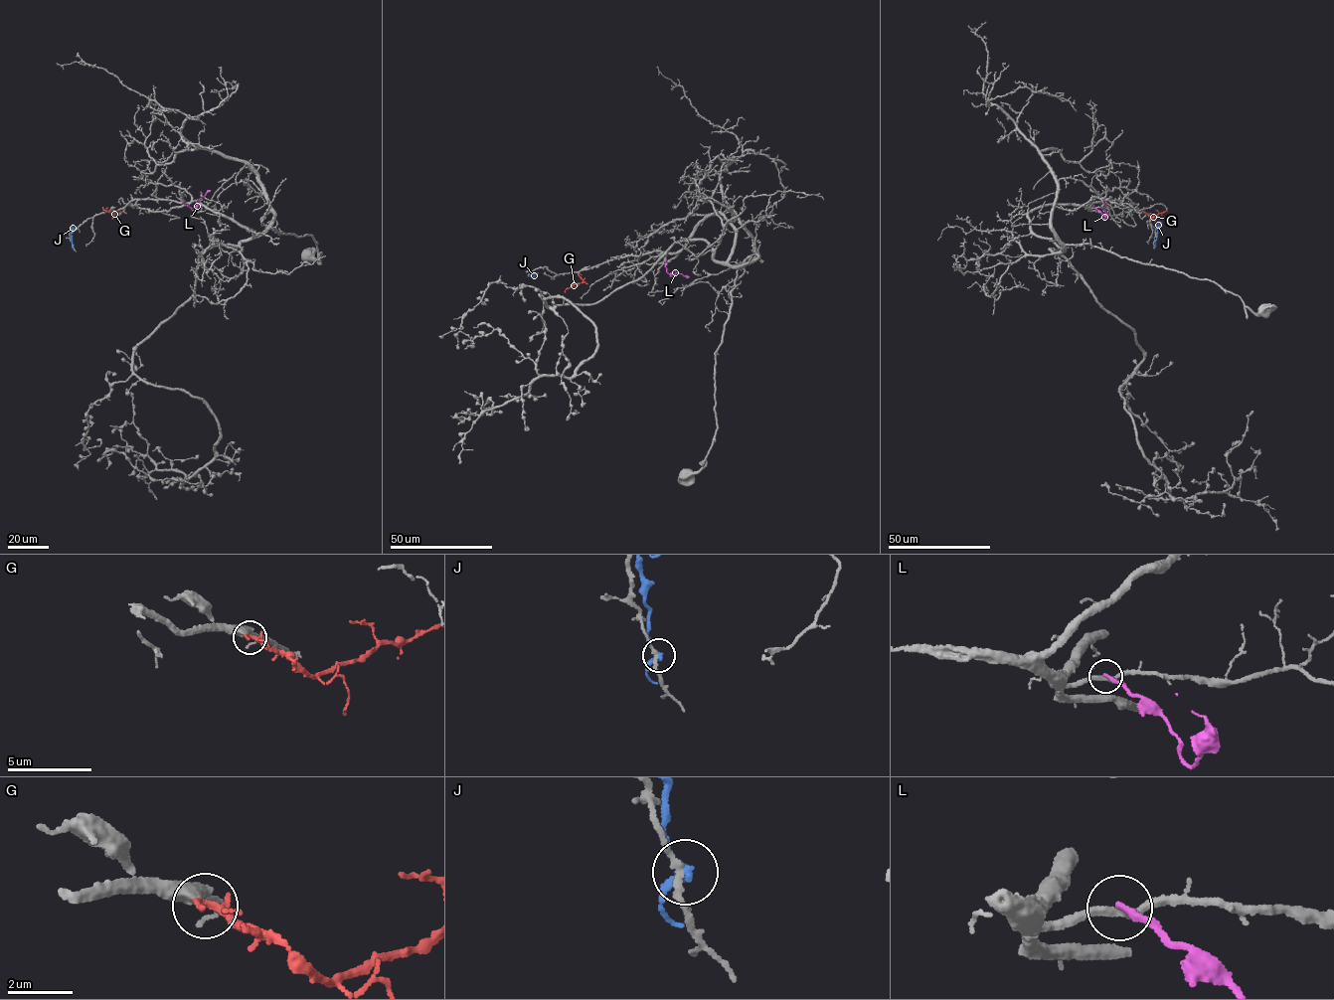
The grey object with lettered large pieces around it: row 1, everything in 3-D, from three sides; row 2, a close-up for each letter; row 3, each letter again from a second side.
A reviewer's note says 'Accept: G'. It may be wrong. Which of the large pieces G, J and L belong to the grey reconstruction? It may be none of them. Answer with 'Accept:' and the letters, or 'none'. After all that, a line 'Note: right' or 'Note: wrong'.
Accept: G
Note: right

